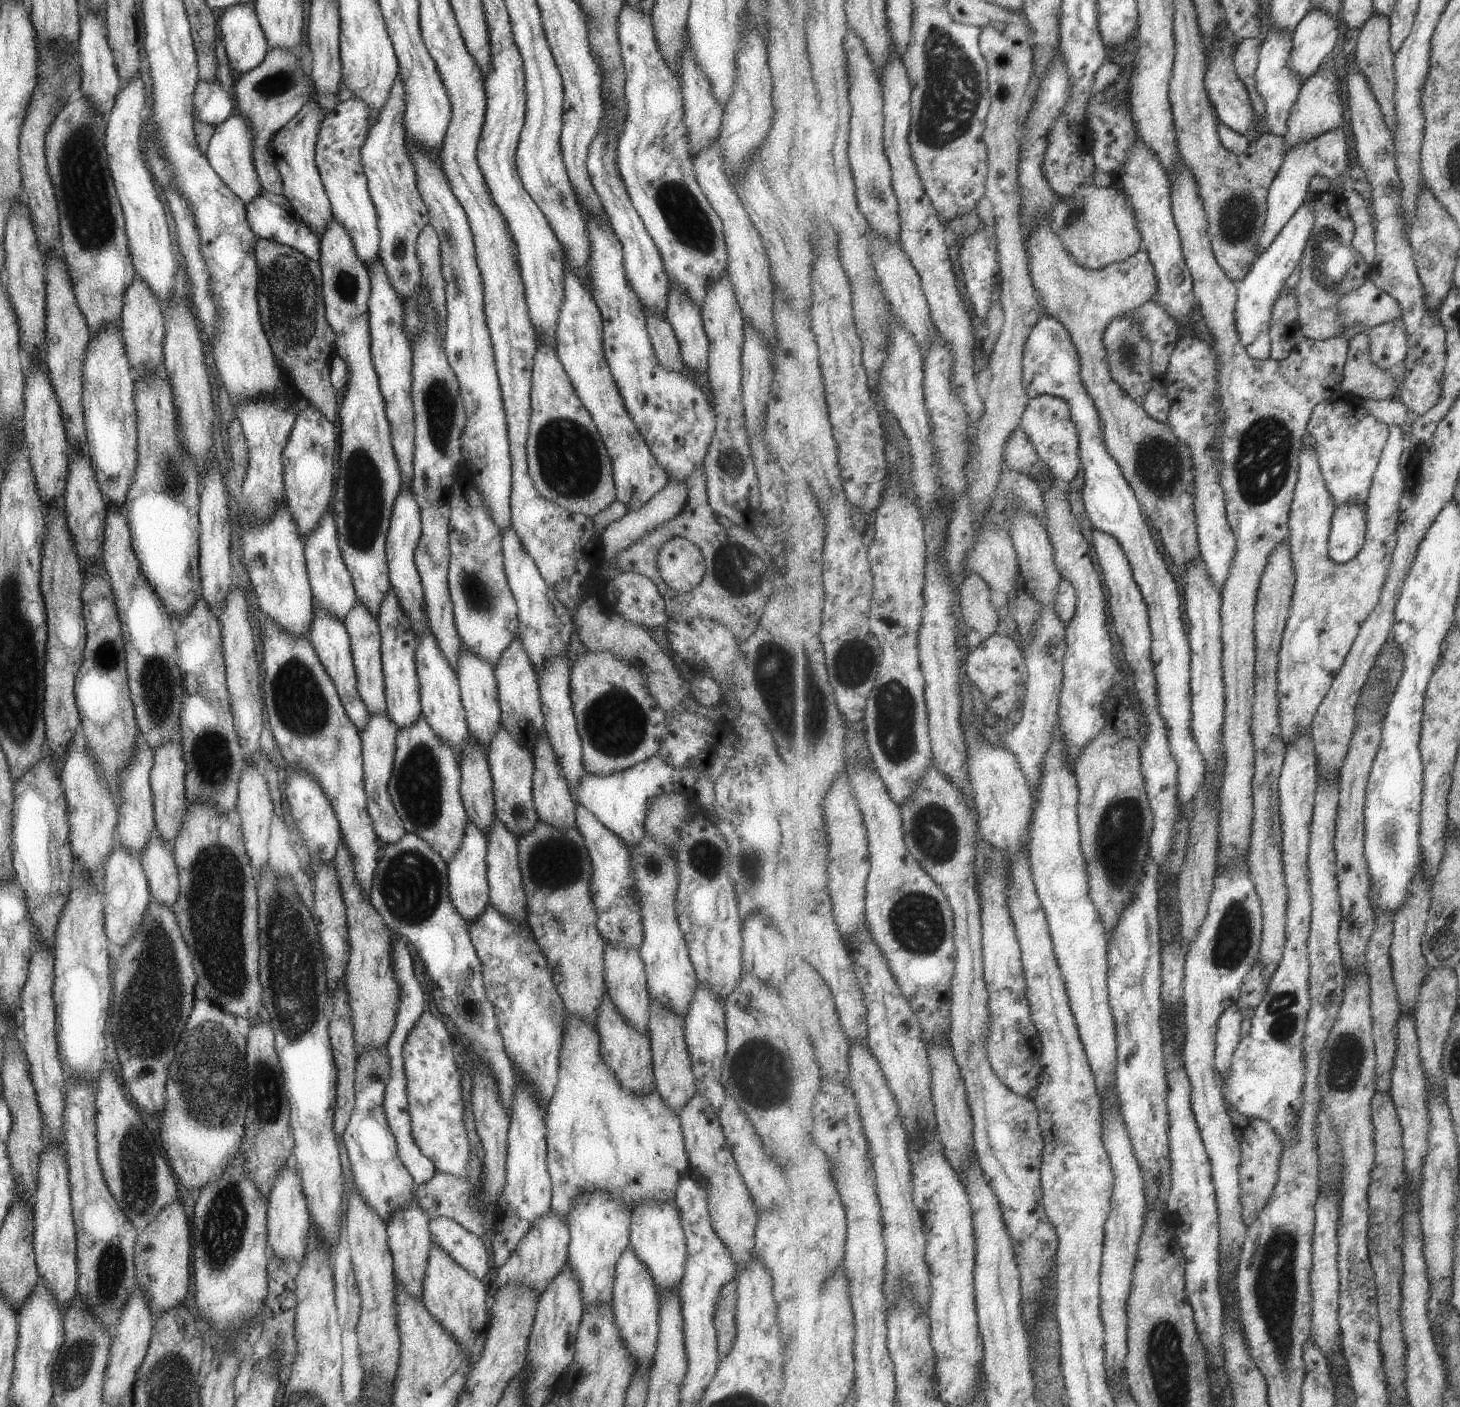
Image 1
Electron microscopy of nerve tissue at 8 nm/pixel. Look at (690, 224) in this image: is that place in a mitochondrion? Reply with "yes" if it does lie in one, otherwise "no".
yes

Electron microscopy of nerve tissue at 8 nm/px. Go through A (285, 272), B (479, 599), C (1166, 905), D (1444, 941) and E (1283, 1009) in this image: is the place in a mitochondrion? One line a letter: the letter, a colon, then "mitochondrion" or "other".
A: mitochondrion
B: mitochondrion
C: other
D: mitochondrion
E: mitochondrion

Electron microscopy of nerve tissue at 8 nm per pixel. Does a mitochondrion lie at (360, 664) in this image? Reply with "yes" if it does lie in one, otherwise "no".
no

